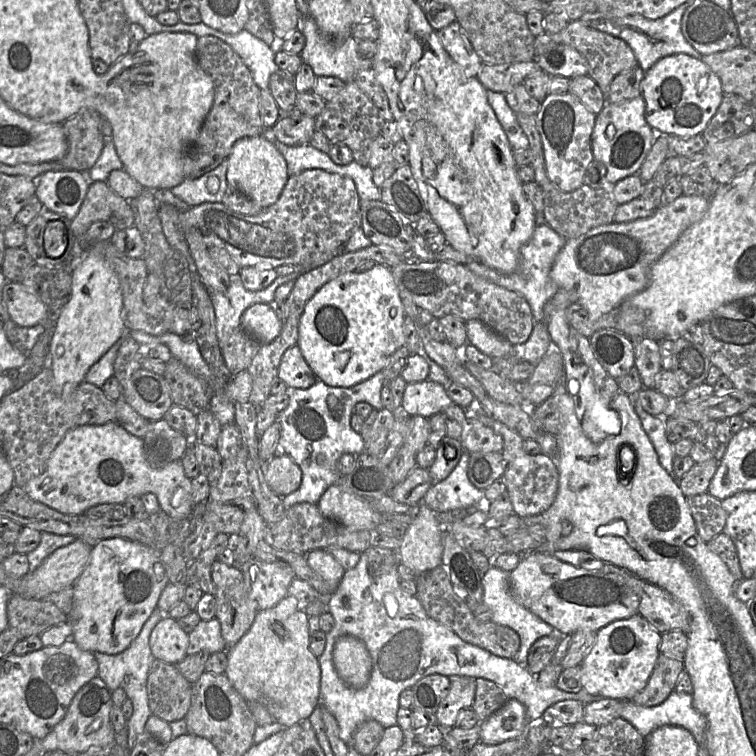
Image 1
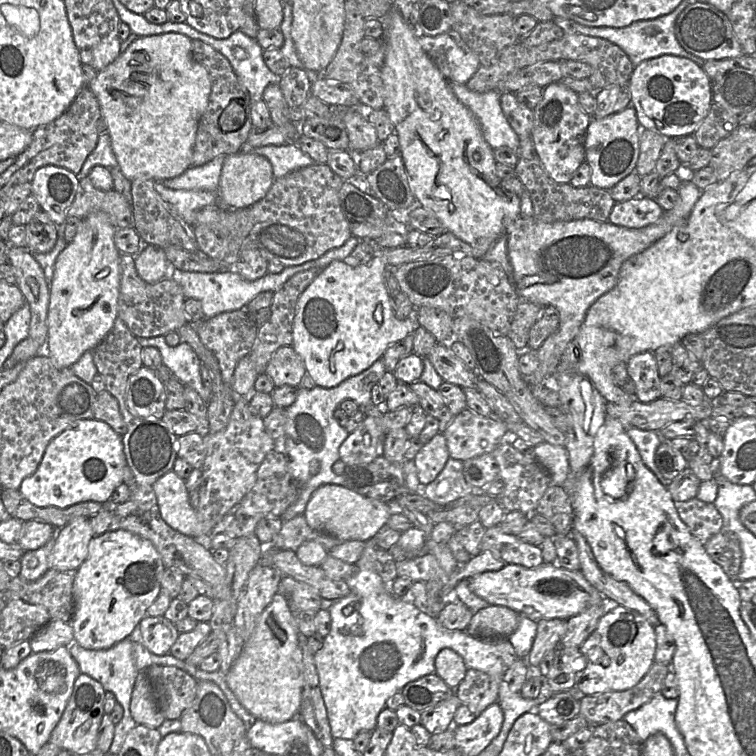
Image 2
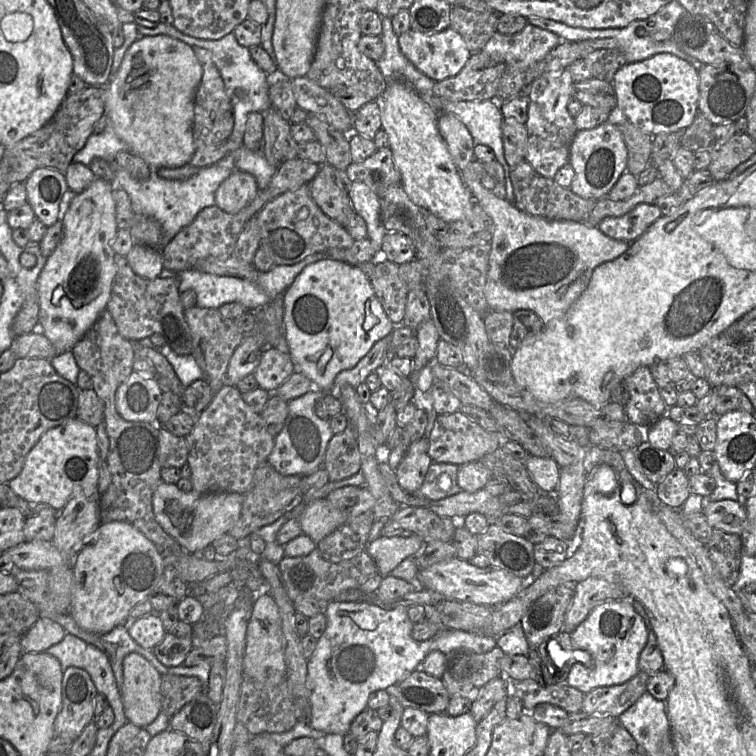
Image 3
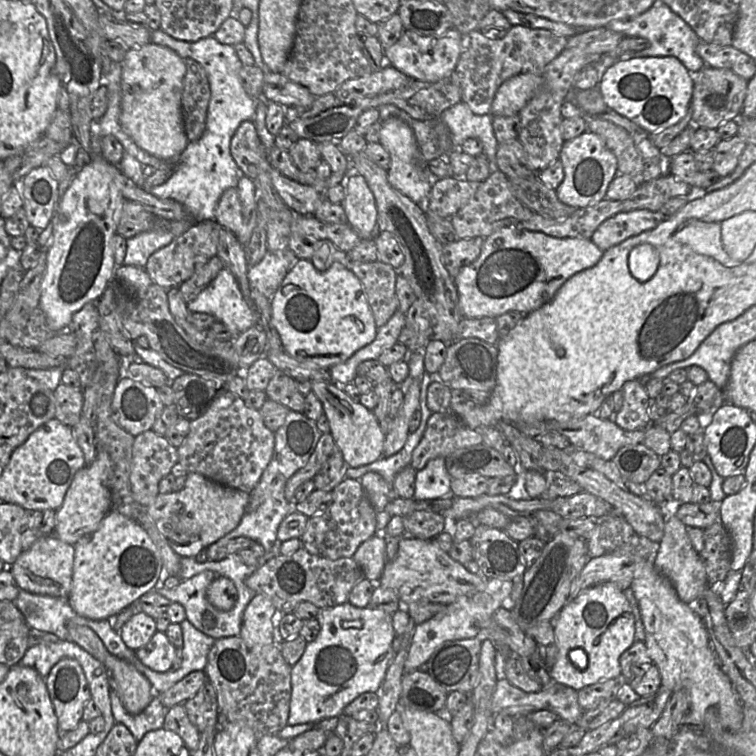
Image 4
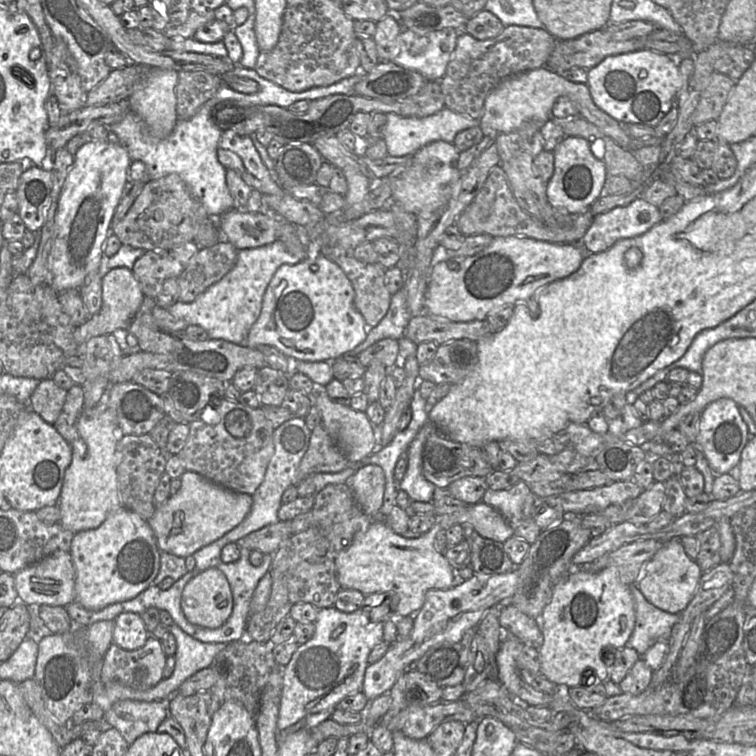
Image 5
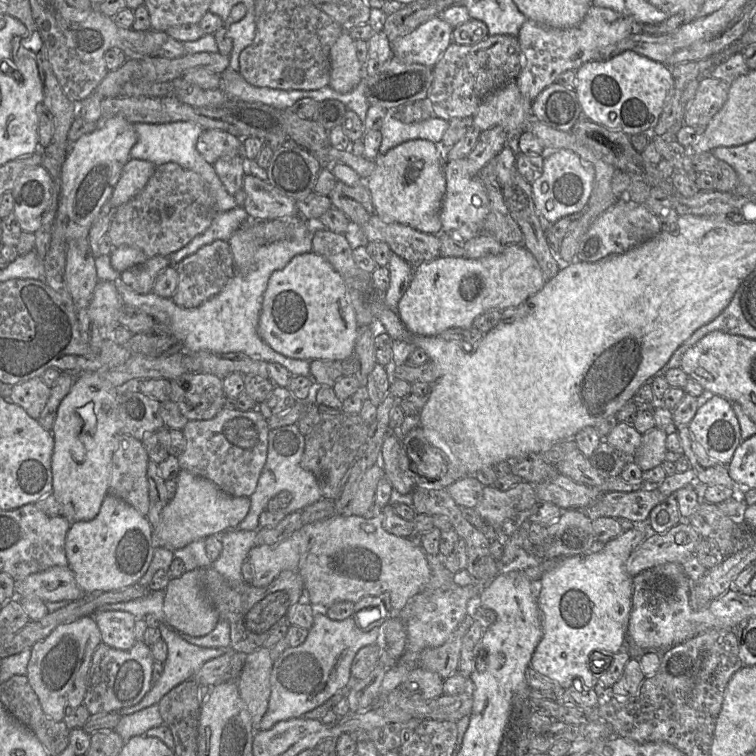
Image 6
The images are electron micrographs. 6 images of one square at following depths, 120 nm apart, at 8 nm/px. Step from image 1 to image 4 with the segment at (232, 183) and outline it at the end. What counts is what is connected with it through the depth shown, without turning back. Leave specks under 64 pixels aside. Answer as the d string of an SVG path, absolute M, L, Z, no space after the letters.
M237 187L228 188L221 195L216 207L215 219L224 229L231 231L243 246L249 243L252 229L244 222Z

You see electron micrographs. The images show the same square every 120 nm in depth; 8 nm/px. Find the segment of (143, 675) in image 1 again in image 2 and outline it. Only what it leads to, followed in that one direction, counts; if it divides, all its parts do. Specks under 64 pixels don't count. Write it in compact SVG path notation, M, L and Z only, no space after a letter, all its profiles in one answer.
M138 625L132 632L132 636L120 641L111 648L102 650L91 650L84 648L72 642L69 645L69 652L79 666L81 674L85 674L98 681L104 688L105 692L114 694L116 701L123 708L121 721L115 725L114 737L109 748L109 753L117 755L127 734L137 726L130 713L131 694L136 677L139 673L135 666L133 656L134 643L141 643L141 633Z

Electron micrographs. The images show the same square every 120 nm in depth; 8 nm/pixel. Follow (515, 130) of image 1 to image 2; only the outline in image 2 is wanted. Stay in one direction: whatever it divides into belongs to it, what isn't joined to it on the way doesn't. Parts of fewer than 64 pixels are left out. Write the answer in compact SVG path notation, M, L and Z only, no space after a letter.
M450 82L456 97L477 118L484 139L493 148L520 148L520 138L507 121L500 104L502 93L497 91L475 92L465 84Z

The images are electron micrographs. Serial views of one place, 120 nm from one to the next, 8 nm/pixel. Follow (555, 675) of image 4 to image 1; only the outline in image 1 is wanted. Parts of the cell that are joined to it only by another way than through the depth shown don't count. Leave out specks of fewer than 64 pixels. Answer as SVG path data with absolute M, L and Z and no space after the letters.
M640 614L609 623L595 633L595 642L581 663L583 690L593 696L631 700L646 686L659 652L661 633Z

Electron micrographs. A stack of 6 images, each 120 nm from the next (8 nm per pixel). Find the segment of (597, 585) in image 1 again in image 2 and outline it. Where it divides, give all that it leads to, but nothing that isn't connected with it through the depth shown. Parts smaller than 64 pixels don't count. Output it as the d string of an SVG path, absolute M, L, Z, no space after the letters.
M542 563L533 568L506 564L498 571L472 576L469 586L474 594L489 605L507 607L534 621L554 618L568 620L592 605L612 605L587 581L579 569L568 570L555 563Z

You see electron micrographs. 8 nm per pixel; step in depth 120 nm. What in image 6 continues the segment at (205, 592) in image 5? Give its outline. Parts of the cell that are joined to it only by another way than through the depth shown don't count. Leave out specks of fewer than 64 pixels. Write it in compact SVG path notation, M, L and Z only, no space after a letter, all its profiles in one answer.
M199 570L187 571L178 578L170 579L165 588L163 612L166 621L176 632L193 637L202 637L209 634L220 619L218 611L204 592Z

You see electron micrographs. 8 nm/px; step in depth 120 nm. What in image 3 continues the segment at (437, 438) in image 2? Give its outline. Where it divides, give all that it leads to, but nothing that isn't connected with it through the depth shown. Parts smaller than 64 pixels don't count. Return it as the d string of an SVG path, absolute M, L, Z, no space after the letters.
M422 437L413 441L398 467L395 474L400 487L409 492L419 492L426 473L433 463L428 454L429 440Z

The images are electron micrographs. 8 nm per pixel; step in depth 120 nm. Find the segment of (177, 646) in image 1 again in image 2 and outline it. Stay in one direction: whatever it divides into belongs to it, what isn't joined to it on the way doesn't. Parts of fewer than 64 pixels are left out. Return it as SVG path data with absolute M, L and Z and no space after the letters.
M146 616L138 624L141 644L155 655L166 655L179 636L174 623L164 616Z

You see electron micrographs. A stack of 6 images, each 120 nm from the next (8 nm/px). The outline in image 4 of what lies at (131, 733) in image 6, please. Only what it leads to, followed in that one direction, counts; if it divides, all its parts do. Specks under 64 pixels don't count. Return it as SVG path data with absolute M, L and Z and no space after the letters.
M110 689L111 710L115 722L125 725L137 741L149 731L161 729L168 710L161 702L160 695L154 697L139 714L128 713L114 689Z

